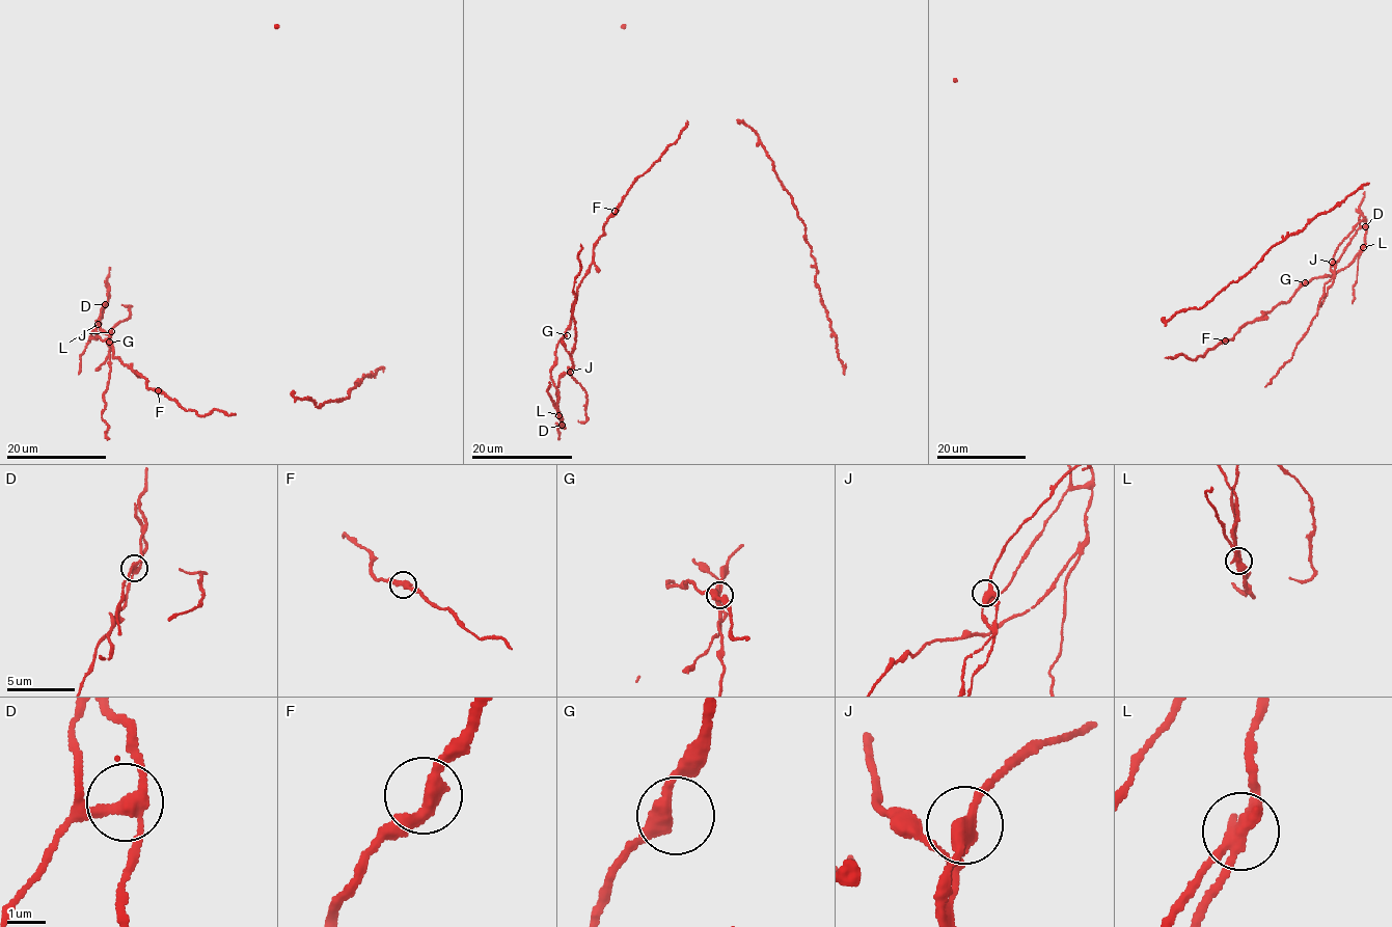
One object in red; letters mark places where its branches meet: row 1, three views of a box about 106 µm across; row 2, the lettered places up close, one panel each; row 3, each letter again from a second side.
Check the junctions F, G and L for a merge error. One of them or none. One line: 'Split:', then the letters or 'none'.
Split: L

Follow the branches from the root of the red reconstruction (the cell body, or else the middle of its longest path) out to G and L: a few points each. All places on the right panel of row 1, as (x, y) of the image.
G: (1217, 346), (1233, 338), (1238, 328), (1286, 302), (1305, 282)
L: (1217, 346), (1233, 338), (1238, 328), (1286, 302), (1304, 283), (1345, 268), (1363, 247)

